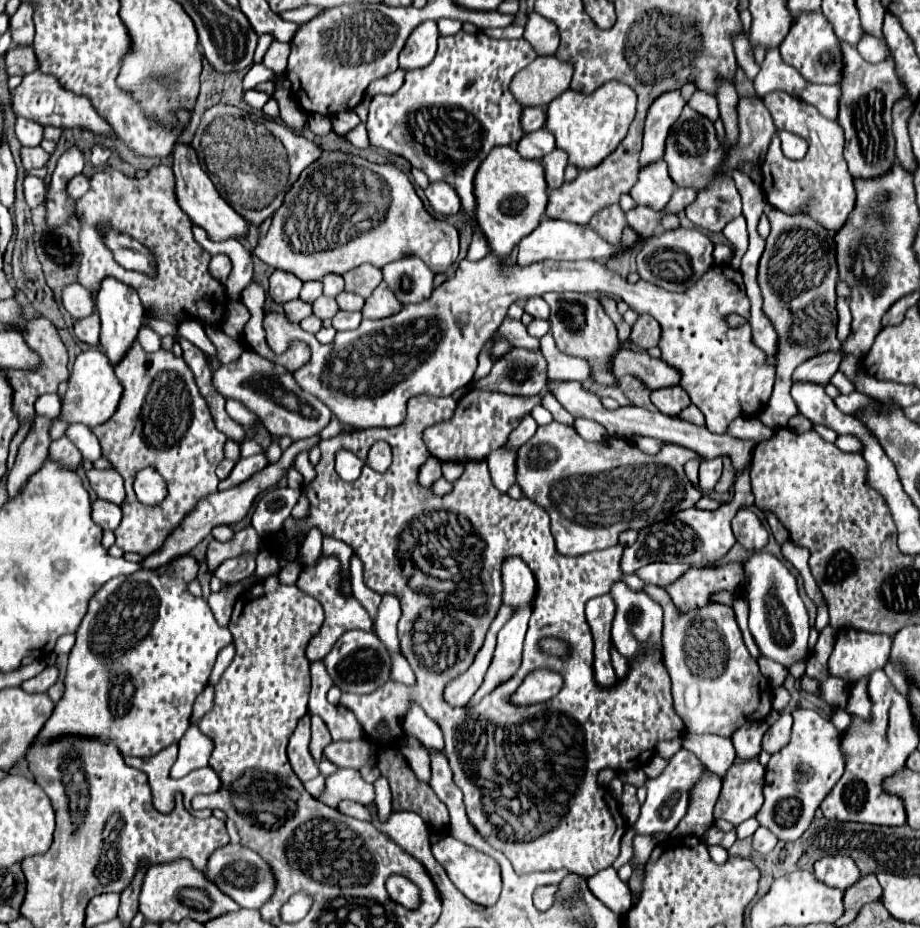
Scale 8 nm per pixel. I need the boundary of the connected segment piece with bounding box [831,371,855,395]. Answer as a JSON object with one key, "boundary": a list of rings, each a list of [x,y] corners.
{"boundary":[[[837,371],[833,377],[831,377],[831,383],[845,395],[845,393],[853,393],[855,391],[855,383],[849,381],[841,371]]]}

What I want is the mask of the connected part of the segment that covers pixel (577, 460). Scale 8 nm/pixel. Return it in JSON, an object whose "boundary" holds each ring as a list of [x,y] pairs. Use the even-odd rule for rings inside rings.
{"boundary":[[[553,421],[539,427],[529,443],[517,449],[517,485],[527,499],[541,505],[549,513],[551,533],[555,537],[557,551],[565,556],[579,556],[617,545],[619,533],[649,527],[661,521],[663,513],[671,515],[693,507],[701,497],[701,491],[697,491],[683,473],[685,461],[691,459],[703,461],[691,449],[671,443],[663,445],[657,455],[645,455],[635,445],[631,445],[631,441],[617,437],[591,443],[581,439],[573,427]]]}

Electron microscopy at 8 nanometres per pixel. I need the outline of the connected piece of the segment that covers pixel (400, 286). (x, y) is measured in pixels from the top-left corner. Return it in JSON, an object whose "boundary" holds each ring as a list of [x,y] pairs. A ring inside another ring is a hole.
{"boundary":[[[403,257],[383,267],[383,281],[403,305],[419,303],[433,291],[433,273],[417,257]]]}

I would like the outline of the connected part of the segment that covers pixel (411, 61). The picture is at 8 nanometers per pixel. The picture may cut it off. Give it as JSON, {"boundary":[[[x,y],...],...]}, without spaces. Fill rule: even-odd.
{"boundary":[[[433,21],[421,23],[409,35],[409,41],[405,43],[405,49],[401,51],[401,57],[399,57],[399,67],[405,71],[411,71],[411,69],[429,65],[437,51],[437,37],[439,37],[437,23]]]}

